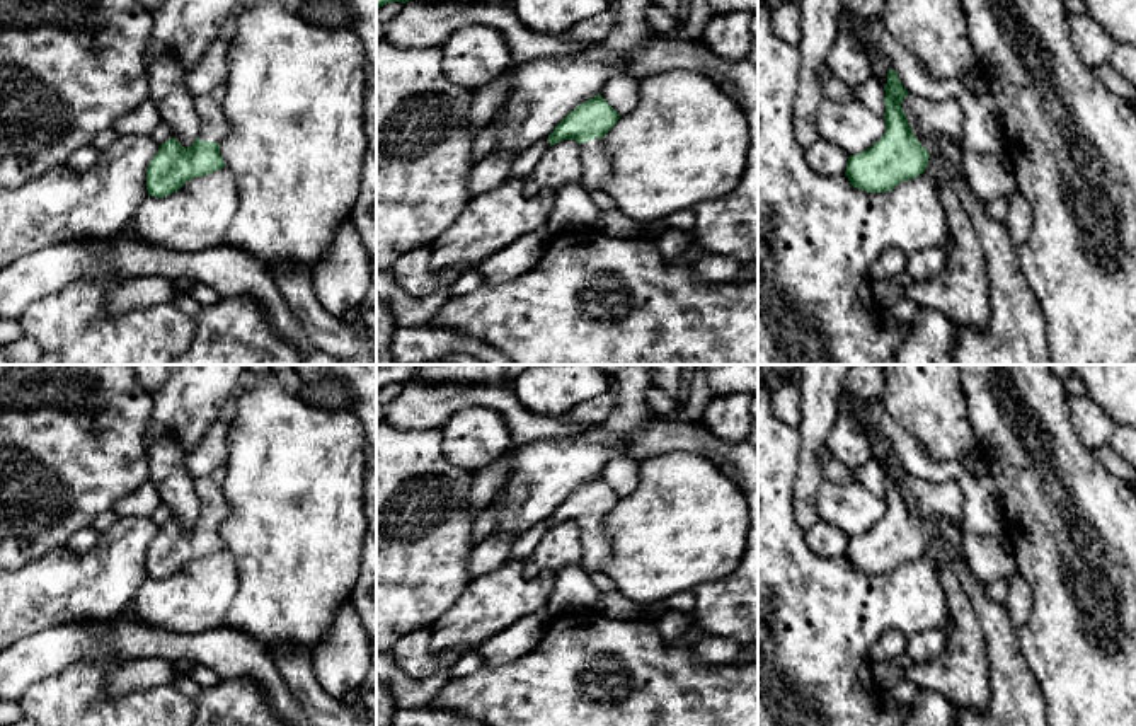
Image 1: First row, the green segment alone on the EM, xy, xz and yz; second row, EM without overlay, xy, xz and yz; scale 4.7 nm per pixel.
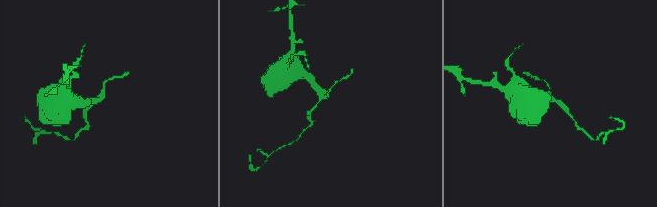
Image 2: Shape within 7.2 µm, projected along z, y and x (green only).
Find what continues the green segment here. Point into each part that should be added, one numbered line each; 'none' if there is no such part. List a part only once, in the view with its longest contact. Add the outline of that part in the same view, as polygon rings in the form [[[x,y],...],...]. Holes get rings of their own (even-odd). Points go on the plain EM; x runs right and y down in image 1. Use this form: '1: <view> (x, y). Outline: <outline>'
1: xz (596, 549). Outline: [[[594,520],[579,527],[579,542],[582,547],[581,566],[588,573],[603,571],[611,557],[611,544],[605,532],[605,520]]]

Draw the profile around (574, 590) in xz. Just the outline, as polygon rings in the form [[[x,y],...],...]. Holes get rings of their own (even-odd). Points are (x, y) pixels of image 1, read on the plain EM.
[[[571,564],[555,573],[555,586],[545,610],[555,617],[582,608],[594,608],[600,598],[589,573],[581,564]]]

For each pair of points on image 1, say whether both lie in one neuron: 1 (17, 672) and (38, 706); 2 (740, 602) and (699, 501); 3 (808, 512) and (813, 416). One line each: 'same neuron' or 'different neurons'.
1: different neurons
2: different neurons
3: same neuron

